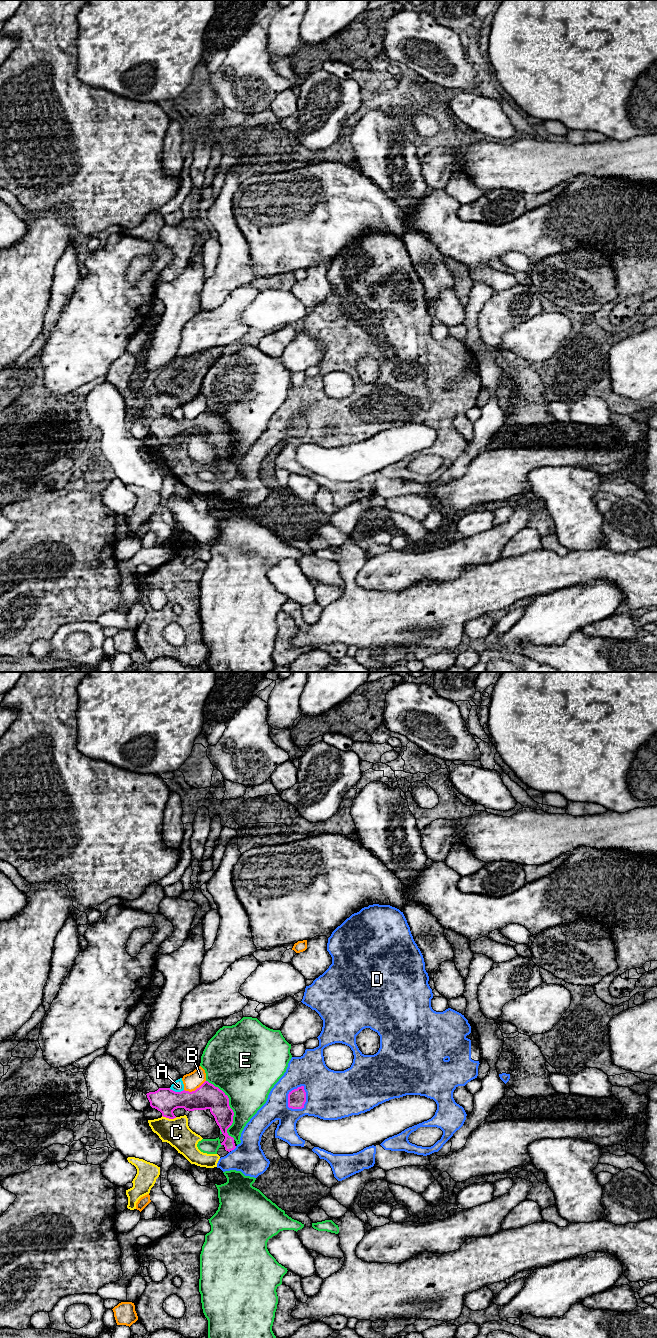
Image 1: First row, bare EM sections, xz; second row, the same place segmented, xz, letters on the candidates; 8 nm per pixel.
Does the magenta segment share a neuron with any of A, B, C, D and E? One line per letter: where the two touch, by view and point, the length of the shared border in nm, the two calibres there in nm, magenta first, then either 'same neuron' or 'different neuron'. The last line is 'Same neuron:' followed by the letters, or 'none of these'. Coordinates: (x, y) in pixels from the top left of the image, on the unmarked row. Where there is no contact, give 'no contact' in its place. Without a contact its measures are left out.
A: contact xz (176, 420); length 120 nm; calibres 200 and 90 nm; different neuron
B: contact xz (195, 418); length 190 nm; calibres 200 and 140 nm; different neuron
C: contact xz (169, 446); length 120 nm; calibres 200 and 220 nm; same neuron
D: contact xz (288, 422); length 220 nm; calibres 140 and 260 nm; different neuron
E: contact xz (230, 436); length 550 nm; calibres 200 and 400 nm; different neuron
Same neuron: C

